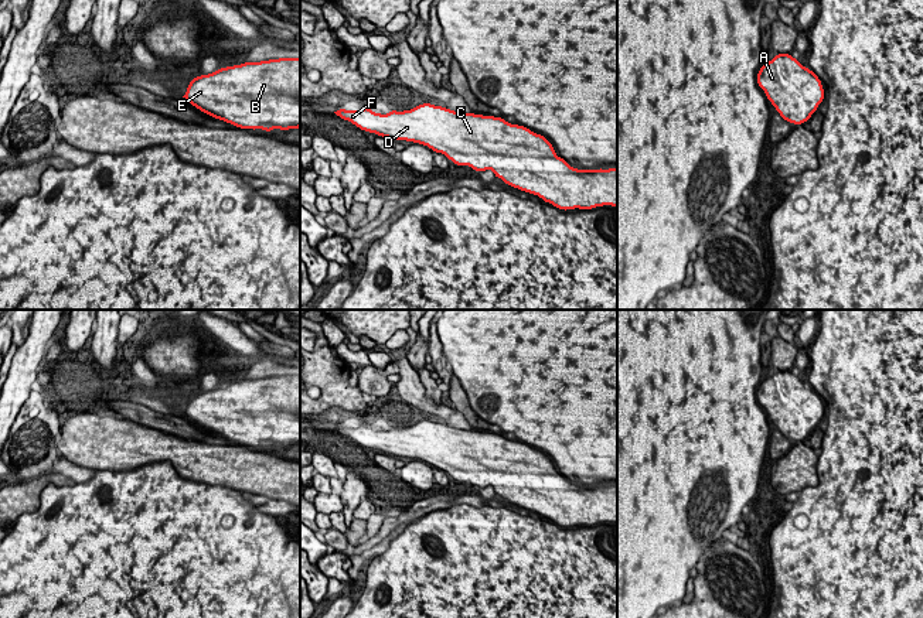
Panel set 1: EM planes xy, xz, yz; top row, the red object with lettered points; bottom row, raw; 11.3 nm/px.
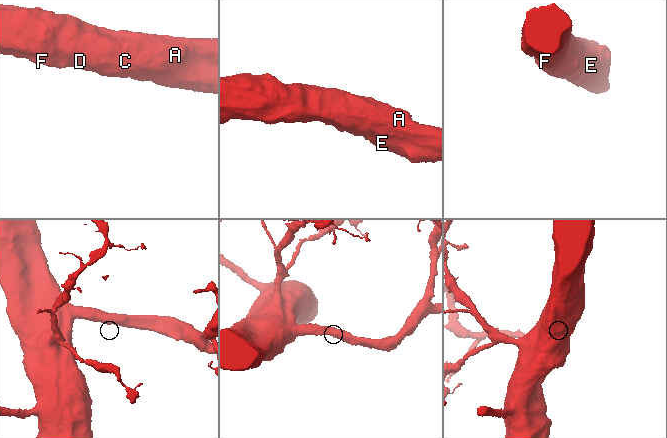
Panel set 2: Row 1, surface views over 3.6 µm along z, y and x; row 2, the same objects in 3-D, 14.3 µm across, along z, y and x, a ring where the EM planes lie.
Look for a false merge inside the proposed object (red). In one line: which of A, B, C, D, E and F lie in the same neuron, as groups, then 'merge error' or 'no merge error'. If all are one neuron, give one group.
A B C D E F; no merge error

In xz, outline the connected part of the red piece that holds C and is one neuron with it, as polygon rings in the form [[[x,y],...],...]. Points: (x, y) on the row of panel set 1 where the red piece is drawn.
[[[430,103],[403,112],[391,110],[386,115],[375,113],[369,107],[337,109],[334,113],[364,132],[428,146],[435,153],[445,154],[456,165],[469,165],[477,173],[493,170],[494,175],[505,184],[538,195],[544,202],[551,202],[563,211],[617,206],[617,168],[576,170],[556,156],[545,136],[532,133],[525,126],[507,123],[503,117],[460,113]]]

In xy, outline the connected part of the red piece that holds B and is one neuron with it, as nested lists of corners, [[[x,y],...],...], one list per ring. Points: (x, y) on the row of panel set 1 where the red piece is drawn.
[[[300,58],[222,66],[191,79],[183,98],[239,129],[299,129]]]

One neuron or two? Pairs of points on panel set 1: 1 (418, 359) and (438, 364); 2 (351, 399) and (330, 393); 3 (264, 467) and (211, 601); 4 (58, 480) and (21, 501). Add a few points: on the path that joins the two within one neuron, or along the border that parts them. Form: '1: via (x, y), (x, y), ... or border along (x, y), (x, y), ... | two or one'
1: border along (426, 344), (428, 352) | two
2: via (346, 396), (336, 393) | one
3: border along (210, 484), (230, 487), (242, 492) | two
4: via (50, 480), (44, 480), (30, 492) | one

